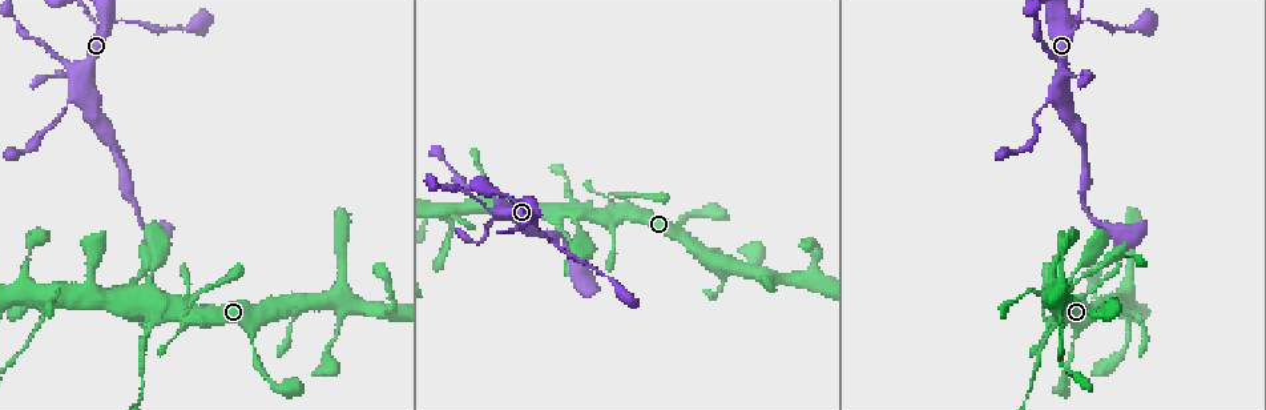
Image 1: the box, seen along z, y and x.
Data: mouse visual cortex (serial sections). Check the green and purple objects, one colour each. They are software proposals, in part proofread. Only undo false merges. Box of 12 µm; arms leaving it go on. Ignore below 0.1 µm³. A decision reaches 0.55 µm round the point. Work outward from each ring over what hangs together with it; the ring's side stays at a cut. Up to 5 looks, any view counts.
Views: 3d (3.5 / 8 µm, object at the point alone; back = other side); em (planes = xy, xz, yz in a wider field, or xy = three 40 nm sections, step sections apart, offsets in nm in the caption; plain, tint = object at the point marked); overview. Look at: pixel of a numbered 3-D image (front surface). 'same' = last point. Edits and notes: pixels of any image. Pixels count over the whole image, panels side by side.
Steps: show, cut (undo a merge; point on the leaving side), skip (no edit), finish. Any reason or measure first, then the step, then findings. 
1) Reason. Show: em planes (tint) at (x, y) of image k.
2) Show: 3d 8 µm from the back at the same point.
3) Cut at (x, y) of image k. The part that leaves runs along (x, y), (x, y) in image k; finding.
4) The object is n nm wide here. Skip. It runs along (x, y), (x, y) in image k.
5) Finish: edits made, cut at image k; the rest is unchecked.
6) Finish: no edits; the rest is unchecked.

Thin arm on a thick one. Show: 3d 3.5 µm at (115, 21) of image 1.

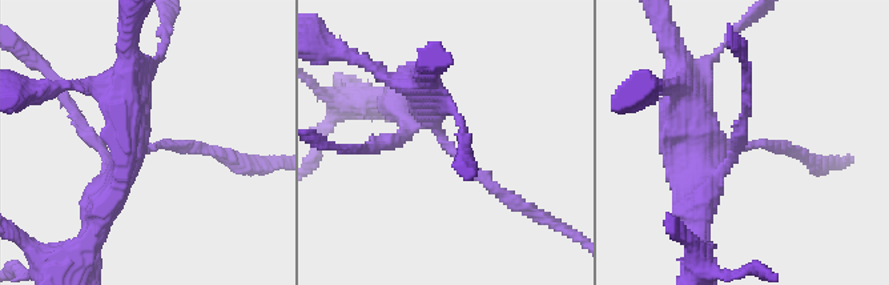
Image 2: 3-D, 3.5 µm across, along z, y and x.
Need the tissue. Show: em xy step 1 (tint) at (152, 148) of image 2.

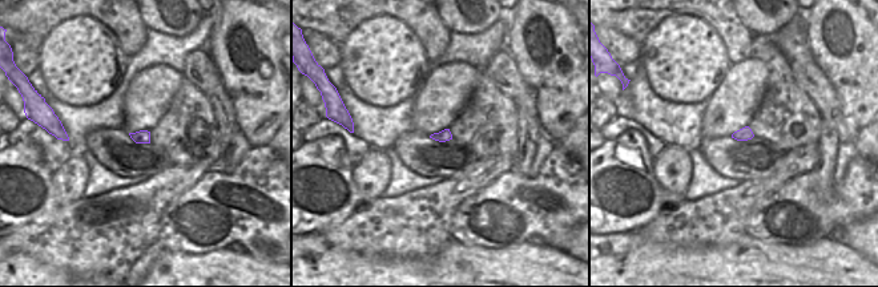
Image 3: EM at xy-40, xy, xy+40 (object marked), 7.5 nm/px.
Skip. It runs along (399, 101), (427, 104), (439, 139), (514, 203) in image 2; all the same cell.

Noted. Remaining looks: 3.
Sudden change in width. Show: em xy step 5 (tint) at (621, 289) of image 1.

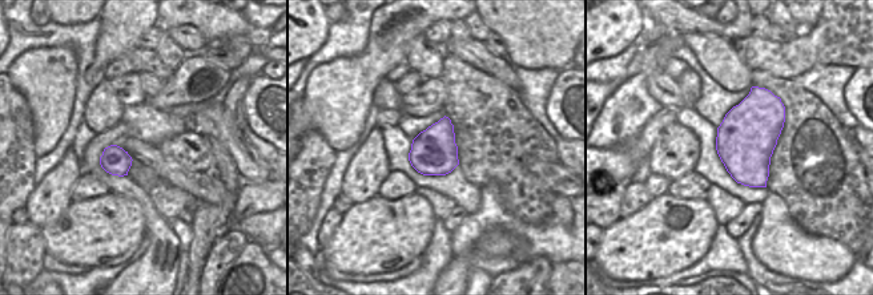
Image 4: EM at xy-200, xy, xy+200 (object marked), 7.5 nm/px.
Show: 3d 3.5 µm at the same point.

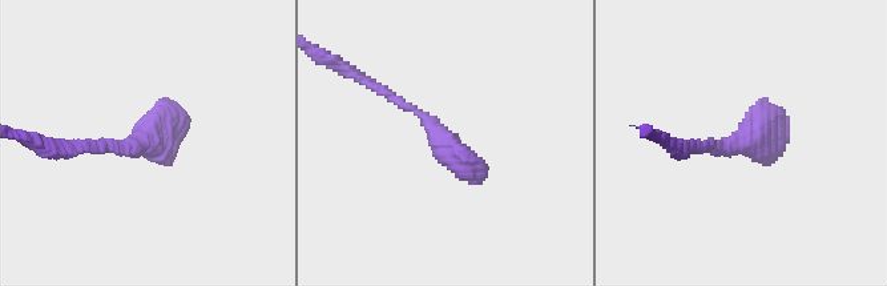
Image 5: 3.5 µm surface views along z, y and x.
Skip. It runs along (371, 84), (436, 131), (470, 169), (486, 169) in image 5; all the same cell.

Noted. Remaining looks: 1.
Finish: no edits; the rest is unchecked.

